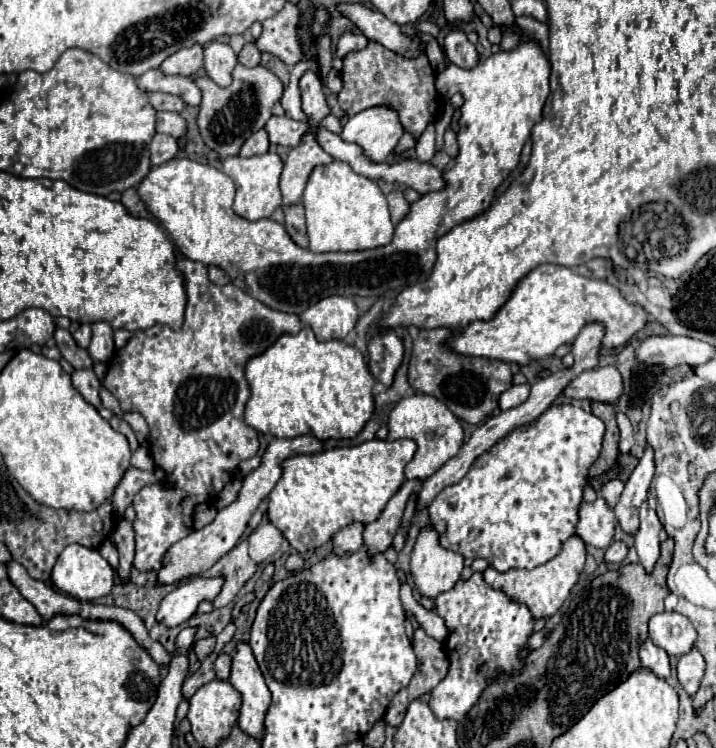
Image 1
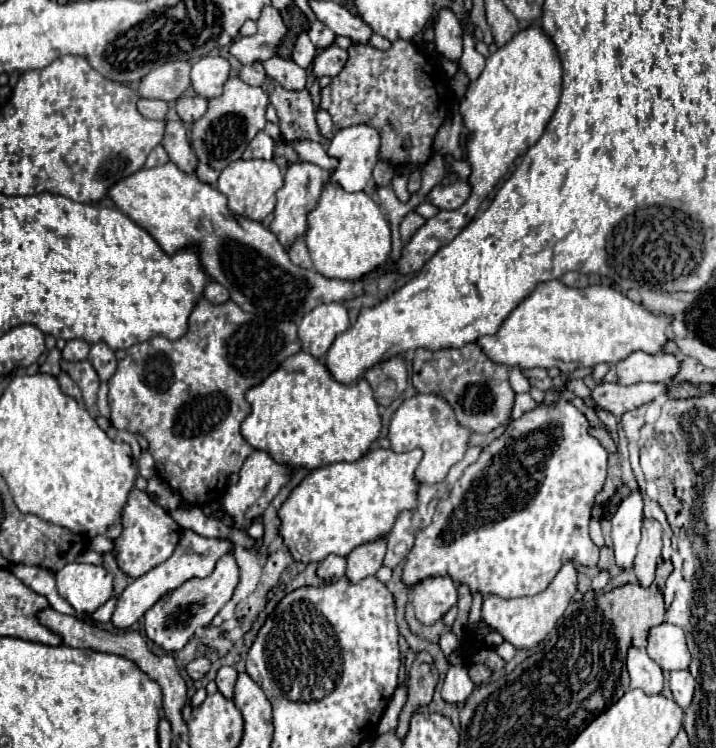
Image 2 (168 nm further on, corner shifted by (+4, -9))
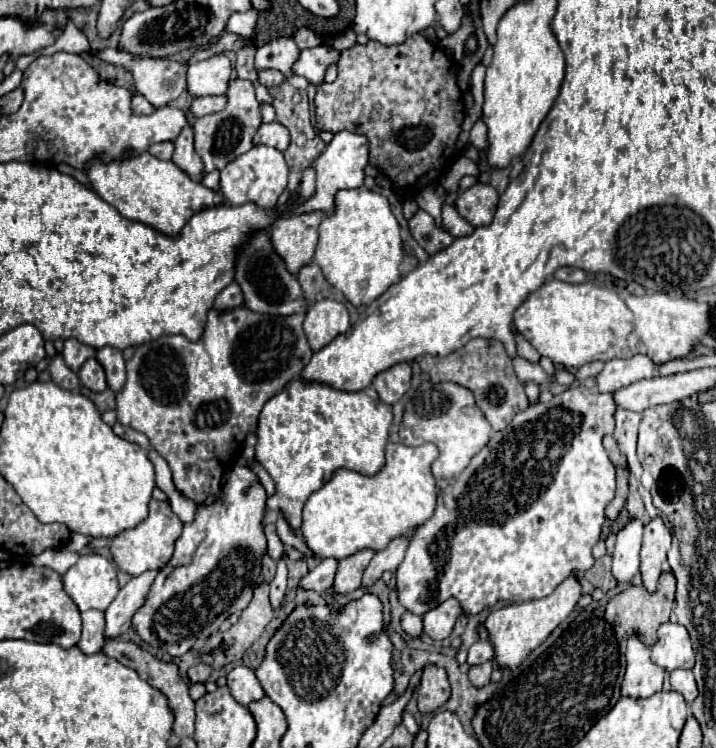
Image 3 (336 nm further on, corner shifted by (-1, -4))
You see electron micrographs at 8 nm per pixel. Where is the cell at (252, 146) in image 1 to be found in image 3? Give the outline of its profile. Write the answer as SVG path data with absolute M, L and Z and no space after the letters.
M271 122L271 124L261 124L257 134L253 136L255 144L265 144L265 146L273 146L277 150L285 150L289 146L289 130L285 130L285 126L281 126L279 122Z

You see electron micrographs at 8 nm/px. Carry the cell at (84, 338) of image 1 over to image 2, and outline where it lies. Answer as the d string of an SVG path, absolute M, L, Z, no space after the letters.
M72 339L62 349L62 357L68 361L82 361L88 357L88 351L90 351L90 345L84 339Z

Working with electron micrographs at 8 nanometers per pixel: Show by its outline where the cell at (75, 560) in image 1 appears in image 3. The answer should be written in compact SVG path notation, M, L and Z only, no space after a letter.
M99 554L81 556L77 560L77 564L71 566L67 570L67 574L63 576L63 590L77 604L77 608L81 612L85 612L89 608L107 610L107 606L113 602L113 598L119 592L119 586L117 586L117 570L115 570L115 566L113 566L111 560L107 560L107 558L99 556Z

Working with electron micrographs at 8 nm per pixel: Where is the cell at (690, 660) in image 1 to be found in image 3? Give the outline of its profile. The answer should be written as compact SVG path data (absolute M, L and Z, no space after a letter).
M675 670L671 672L669 680L671 680L671 690L683 694L687 704L691 704L697 698L697 684L691 670Z

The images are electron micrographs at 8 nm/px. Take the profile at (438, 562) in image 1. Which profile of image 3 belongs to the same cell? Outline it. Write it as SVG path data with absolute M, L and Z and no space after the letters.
M449 598L447 602L443 602L441 606L433 608L429 614L423 616L425 634L433 640L445 640L447 636L451 636L459 614L461 614L459 602L455 598Z

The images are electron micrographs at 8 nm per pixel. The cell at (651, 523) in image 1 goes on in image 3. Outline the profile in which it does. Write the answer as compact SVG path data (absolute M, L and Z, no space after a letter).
M661 518L649 520L645 524L641 548L641 576L647 592L655 592L669 548L671 548L671 532L663 524L663 520Z

